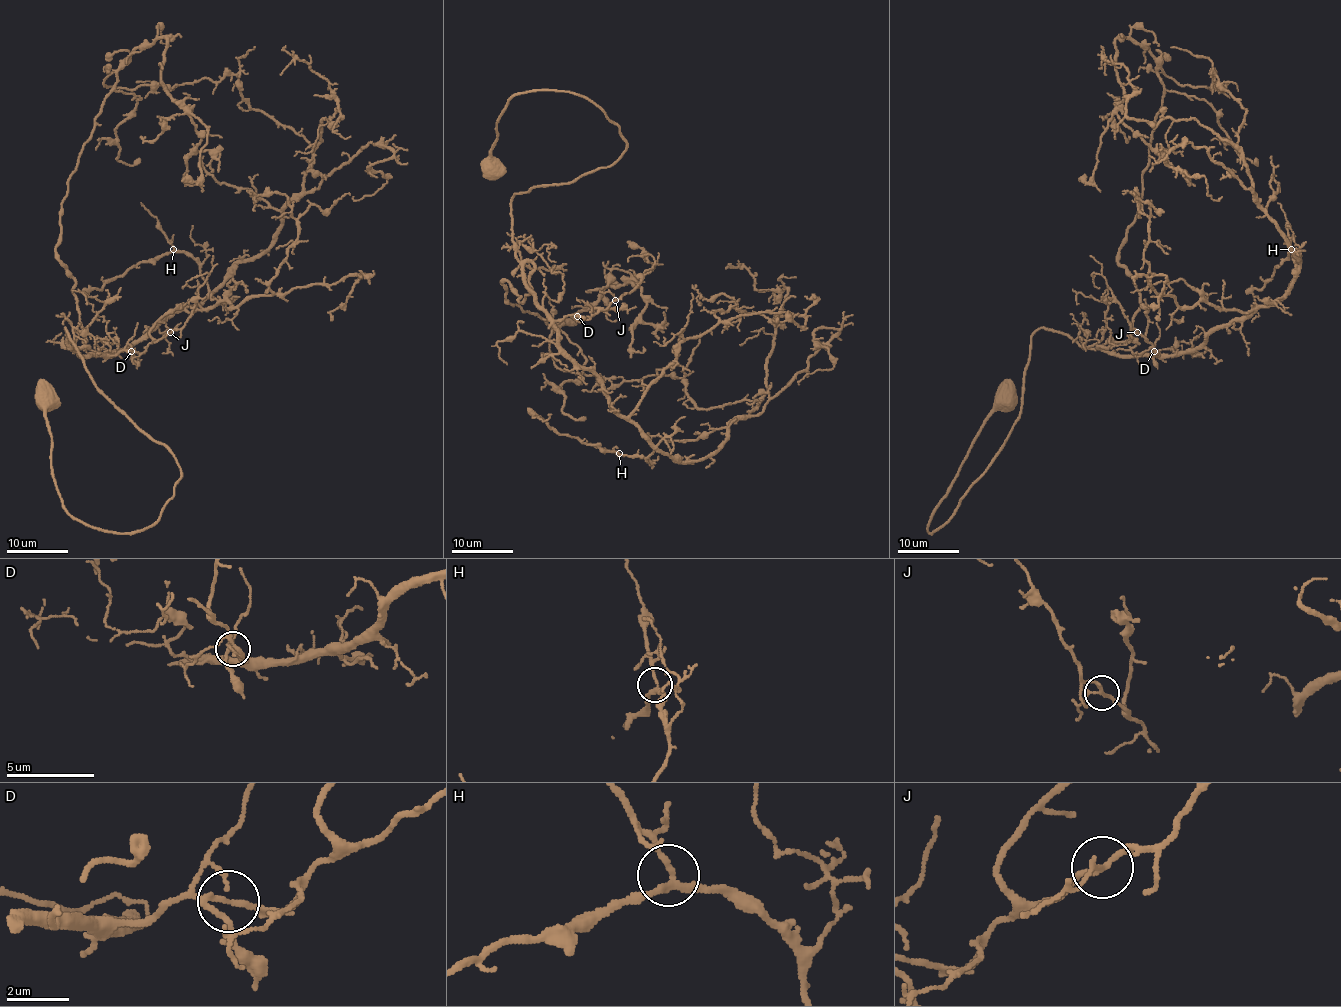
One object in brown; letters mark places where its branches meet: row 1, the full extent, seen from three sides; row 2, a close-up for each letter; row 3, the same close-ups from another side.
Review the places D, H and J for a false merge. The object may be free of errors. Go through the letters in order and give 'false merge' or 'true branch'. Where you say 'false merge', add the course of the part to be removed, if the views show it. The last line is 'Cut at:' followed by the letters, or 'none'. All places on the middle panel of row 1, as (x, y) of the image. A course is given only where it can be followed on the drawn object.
D: true branch
H: true branch
J: true branch
Cut at: none

